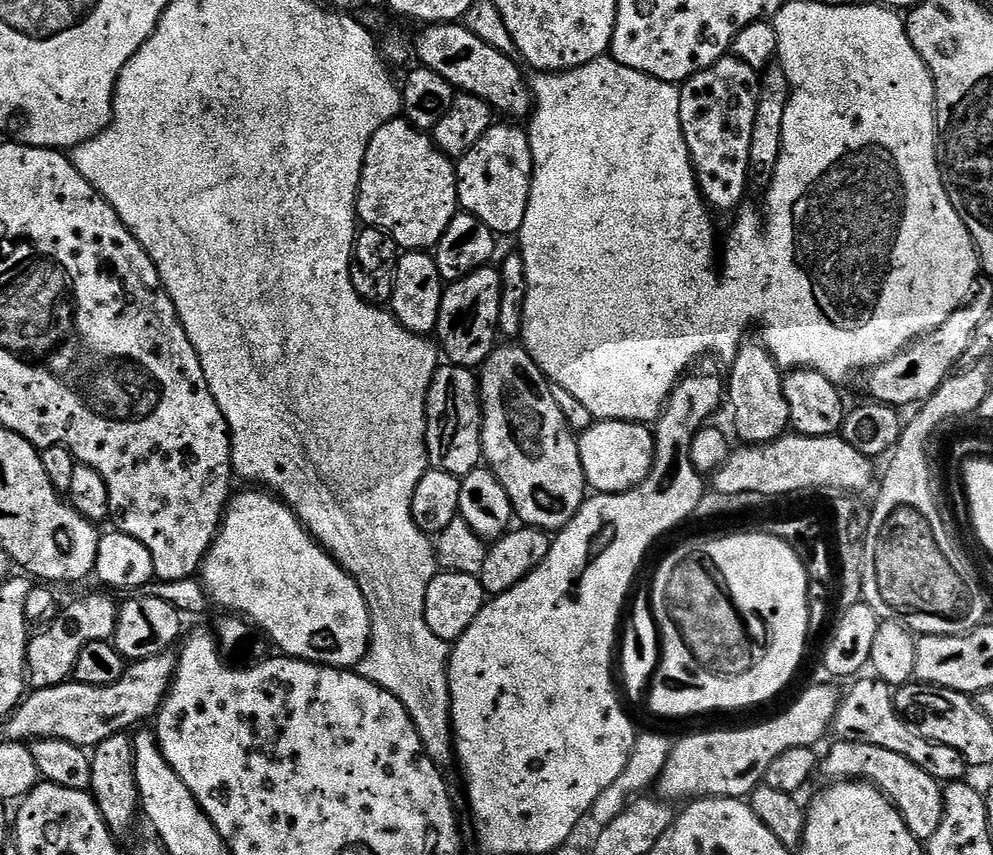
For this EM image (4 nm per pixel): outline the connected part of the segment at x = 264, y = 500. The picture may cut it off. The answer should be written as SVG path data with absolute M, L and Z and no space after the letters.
M268 490L248 491L252 492L237 491L235 495L231 497L230 503L224 513L220 531L217 532L215 540L213 540L212 545L208 547L208 552L204 556L202 583L209 601L215 606L217 604L220 608L228 608L224 610L227 610L229 613L235 614L241 618L247 618L264 633L265 637L267 637L275 647L277 644L277 646L284 651L281 653L283 653L285 657L294 660L305 660L311 664L324 664L328 668L355 669L363 662L365 656L367 656L368 644L372 640L370 610L368 609L366 598L358 586L358 582L354 582L354 578L351 574L348 573L311 534L309 534L308 529L304 527L304 523L292 513L292 509L289 508L283 500L277 498Z

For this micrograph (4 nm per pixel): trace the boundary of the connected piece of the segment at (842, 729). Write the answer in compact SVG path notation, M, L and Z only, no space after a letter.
M860 678L849 692L843 693L840 708L832 722L831 731L836 740L846 742L866 742L870 746L882 746L882 750L894 750L894 754L902 754L902 758L910 758L914 766L919 766L930 774L930 778L947 786L963 781L970 767L966 758L953 746L936 744L927 740L916 727L906 721L895 706L894 692L889 685L875 678Z

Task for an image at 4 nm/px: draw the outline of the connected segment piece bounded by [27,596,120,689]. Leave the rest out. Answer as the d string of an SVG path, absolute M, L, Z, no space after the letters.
M84 596L81 600L66 605L64 613L62 612L63 608L51 623L44 626L49 628L42 629L37 636L35 633L29 639L27 675L33 689L53 688L59 684L69 683L76 670L78 654L82 654L82 650L86 650L90 642L112 640L116 635L120 604L108 596Z

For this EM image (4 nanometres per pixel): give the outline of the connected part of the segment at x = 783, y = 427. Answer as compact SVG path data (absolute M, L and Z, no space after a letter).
M745 339L740 345L740 351L736 354L736 359L731 361L732 373L726 376L726 396L732 400L732 416L736 419L736 432L741 436L745 445L769 444L780 439L790 428L790 406L784 397L784 376L779 364L774 357L768 353L759 339Z

